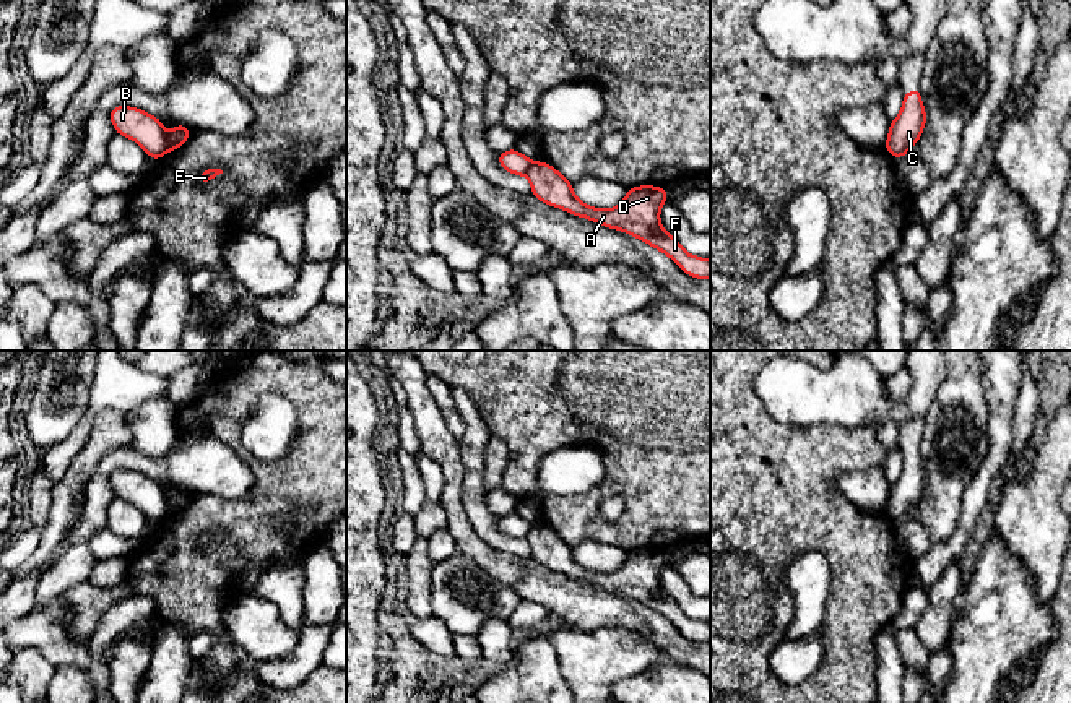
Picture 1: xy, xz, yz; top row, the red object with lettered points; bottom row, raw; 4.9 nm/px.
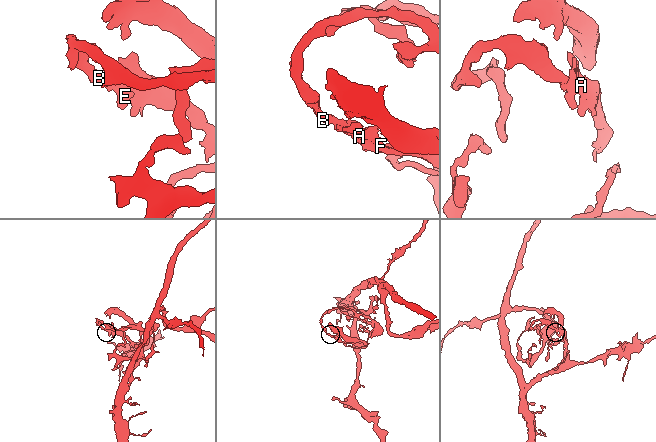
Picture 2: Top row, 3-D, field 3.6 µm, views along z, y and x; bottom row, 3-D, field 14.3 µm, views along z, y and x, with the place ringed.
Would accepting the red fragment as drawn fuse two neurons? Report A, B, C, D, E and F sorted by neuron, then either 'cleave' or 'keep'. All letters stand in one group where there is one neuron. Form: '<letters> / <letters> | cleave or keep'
A C D E F / B | cleave

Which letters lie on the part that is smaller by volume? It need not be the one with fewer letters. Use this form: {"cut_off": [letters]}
{"cut_off": ["B"]}

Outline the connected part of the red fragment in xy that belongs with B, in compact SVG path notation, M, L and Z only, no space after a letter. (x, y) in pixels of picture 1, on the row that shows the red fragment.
M117 106L109 110L117 135L138 143L148 157L159 161L167 153L167 136L163 122L137 107Z

